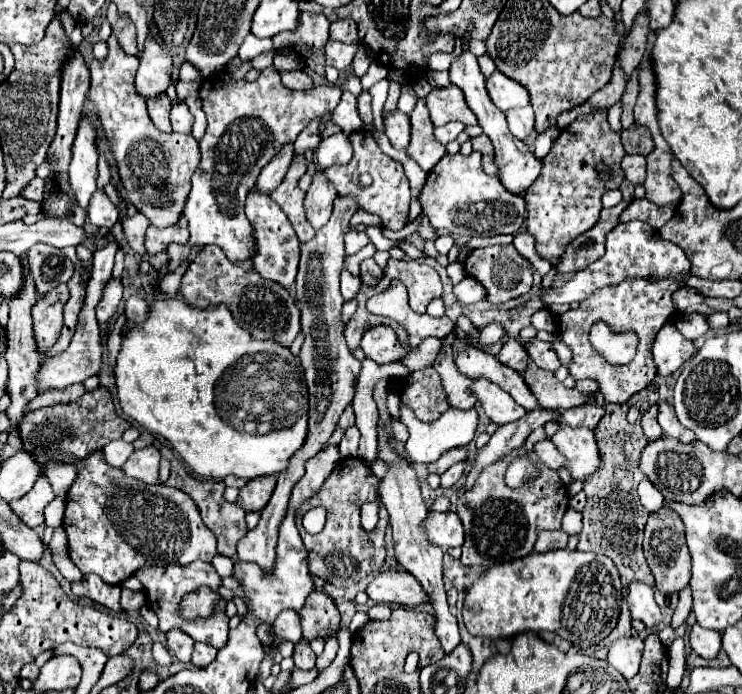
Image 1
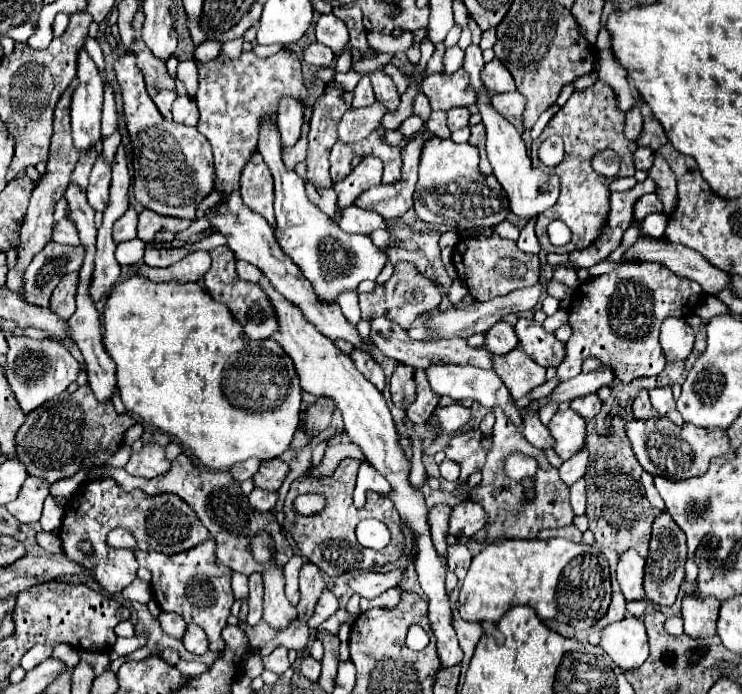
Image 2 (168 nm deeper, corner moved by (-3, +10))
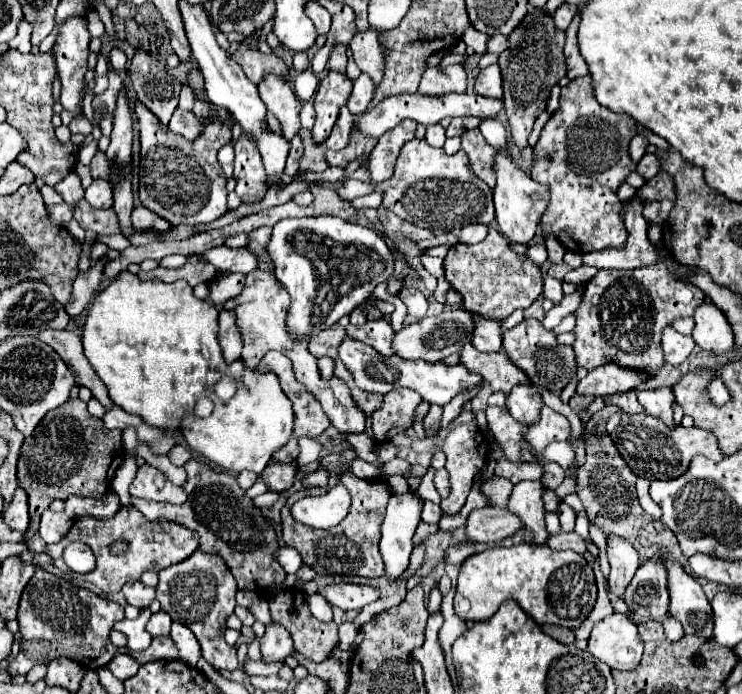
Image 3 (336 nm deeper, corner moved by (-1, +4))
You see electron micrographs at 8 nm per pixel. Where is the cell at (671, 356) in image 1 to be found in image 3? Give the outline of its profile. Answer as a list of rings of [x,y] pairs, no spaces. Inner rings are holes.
[[[665,327],[661,345],[663,345],[665,363],[669,359],[669,365],[681,365],[689,357],[689,353],[693,351],[695,341],[693,341],[693,337],[677,333],[673,327]]]

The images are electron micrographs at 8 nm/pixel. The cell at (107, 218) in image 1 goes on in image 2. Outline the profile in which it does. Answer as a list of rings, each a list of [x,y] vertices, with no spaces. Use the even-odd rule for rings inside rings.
[[[99,157],[93,165],[93,171],[89,177],[89,187],[87,187],[89,205],[99,213],[103,213],[103,209],[107,207],[109,185],[111,185],[111,167],[103,161],[103,157]]]

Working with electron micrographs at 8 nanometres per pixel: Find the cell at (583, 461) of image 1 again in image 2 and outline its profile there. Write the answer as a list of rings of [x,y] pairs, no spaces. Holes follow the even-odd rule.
[[[573,409],[557,411],[547,427],[557,441],[555,451],[563,461],[571,459],[575,453],[579,453],[585,447],[587,425],[585,419],[577,415]]]

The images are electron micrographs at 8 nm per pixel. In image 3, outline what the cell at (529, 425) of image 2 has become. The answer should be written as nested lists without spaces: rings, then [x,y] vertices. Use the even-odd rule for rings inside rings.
[[[517,385],[507,395],[505,407],[513,419],[517,419],[523,427],[529,427],[539,419],[539,411],[543,407],[541,393],[533,385]]]

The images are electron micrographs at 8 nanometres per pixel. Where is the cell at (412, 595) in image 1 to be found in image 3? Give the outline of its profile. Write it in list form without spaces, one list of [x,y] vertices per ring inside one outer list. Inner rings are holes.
[[[351,583],[319,587],[317,593],[325,597],[333,607],[341,607],[341,609],[363,609],[367,603],[379,599],[377,589],[363,587],[363,585],[351,585]]]

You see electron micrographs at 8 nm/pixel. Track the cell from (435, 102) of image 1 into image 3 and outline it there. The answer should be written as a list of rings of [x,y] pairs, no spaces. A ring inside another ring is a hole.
[[[463,65],[433,67],[427,69],[419,83],[421,95],[447,95],[447,93],[465,93],[467,75]]]

